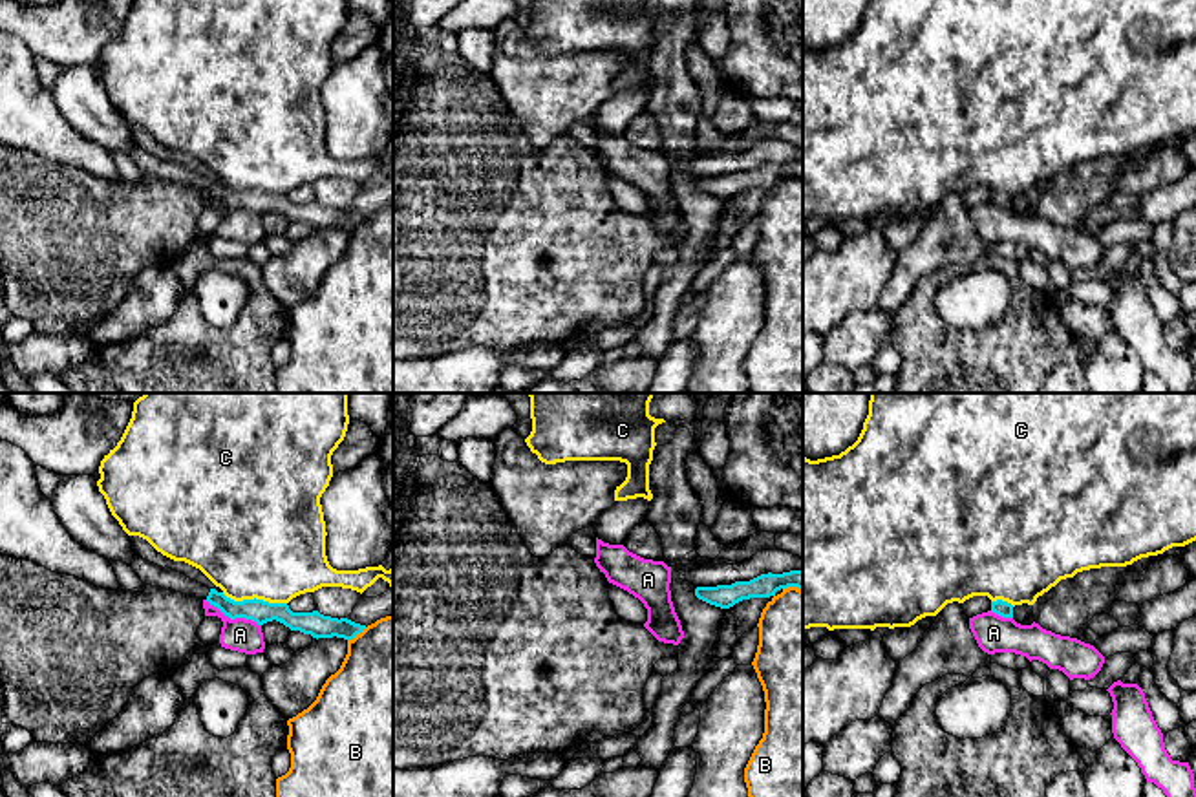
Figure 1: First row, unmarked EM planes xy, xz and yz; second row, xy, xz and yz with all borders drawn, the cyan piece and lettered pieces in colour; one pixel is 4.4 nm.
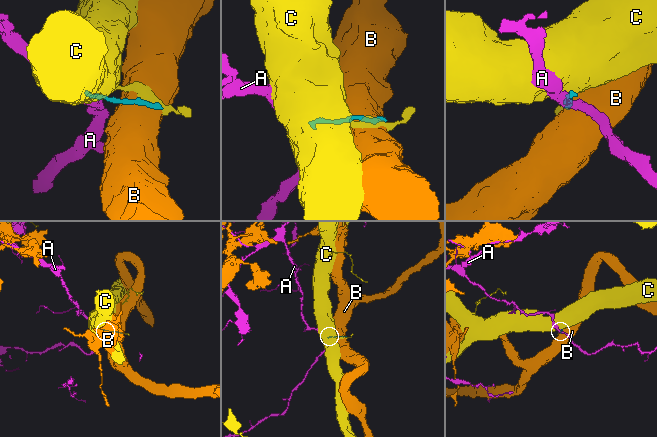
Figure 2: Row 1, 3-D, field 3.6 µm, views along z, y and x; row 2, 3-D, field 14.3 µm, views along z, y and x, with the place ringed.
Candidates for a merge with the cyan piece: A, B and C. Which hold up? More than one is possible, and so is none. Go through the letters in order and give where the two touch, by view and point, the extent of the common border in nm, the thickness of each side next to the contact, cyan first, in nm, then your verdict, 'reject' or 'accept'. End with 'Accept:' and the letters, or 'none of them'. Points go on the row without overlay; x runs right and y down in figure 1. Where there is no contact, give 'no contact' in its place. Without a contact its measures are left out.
A: xy (233, 209) | 280 nm | 100/150 nm | reject
B: xy (357, 223) | 110 nm | 110/460 nm | reject
C: xy (255, 189) | 300 nm | 100/500 nm | reject
Accept: none of them

